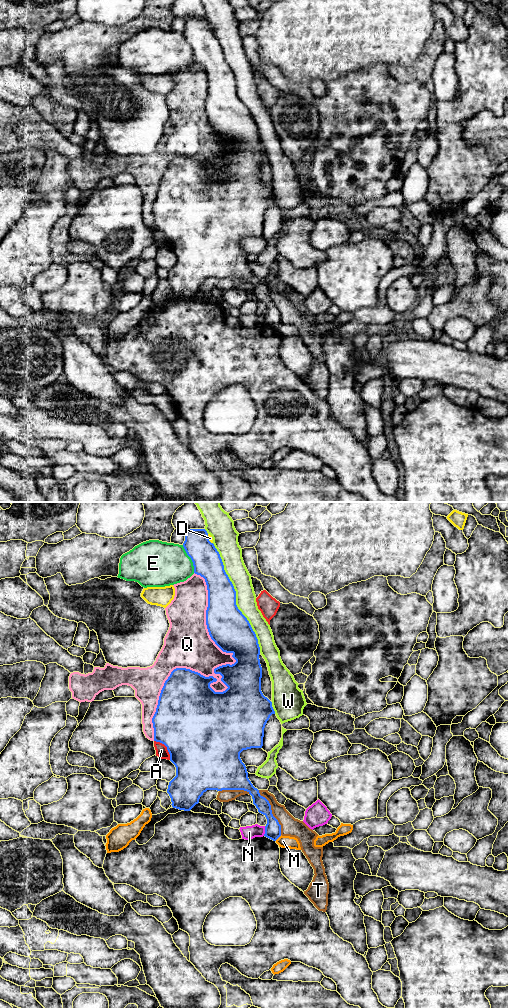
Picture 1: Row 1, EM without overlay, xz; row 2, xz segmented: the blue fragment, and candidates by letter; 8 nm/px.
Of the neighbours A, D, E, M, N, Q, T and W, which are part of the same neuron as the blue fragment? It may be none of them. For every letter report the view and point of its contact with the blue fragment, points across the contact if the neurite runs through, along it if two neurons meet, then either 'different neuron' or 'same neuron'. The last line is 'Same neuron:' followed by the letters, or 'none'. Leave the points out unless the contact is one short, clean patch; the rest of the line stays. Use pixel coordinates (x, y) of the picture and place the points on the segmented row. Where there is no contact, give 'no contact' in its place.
A: xz (166, 746) | different neuron
D: xz (208, 539) | different neuron
E: xz (191, 559) | along xz (182, 545), (192, 562), (194, 572) | different neuron
M: xz (278, 837) | different neuron
N: xz (265, 831) | along xz (265, 826), (263, 835) | different neuron
Q: xz (227, 686) | different neuron
T: xz (271, 812) | different neuron
W: xz (235, 598) | different neuron
Same neuron: none

